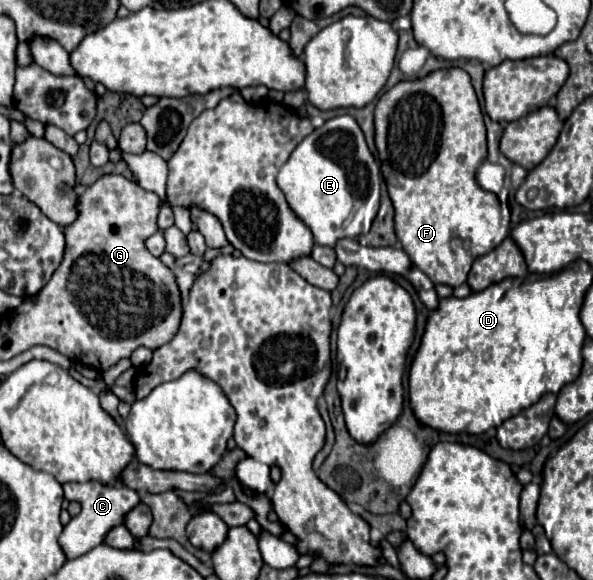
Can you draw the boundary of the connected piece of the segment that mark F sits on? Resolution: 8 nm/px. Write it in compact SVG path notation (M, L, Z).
M446 68L434 70L418 80L398 82L380 96L374 114L374 126L382 174L396 210L394 220L398 240L412 262L424 274L428 274L432 282L448 284L452 288L462 286L468 278L472 262L488 254L509 236L510 203L513 201L508 197L508 203L502 203L498 194L482 190L476 184L476 168L486 158L487 133L470 76L462 68Z

